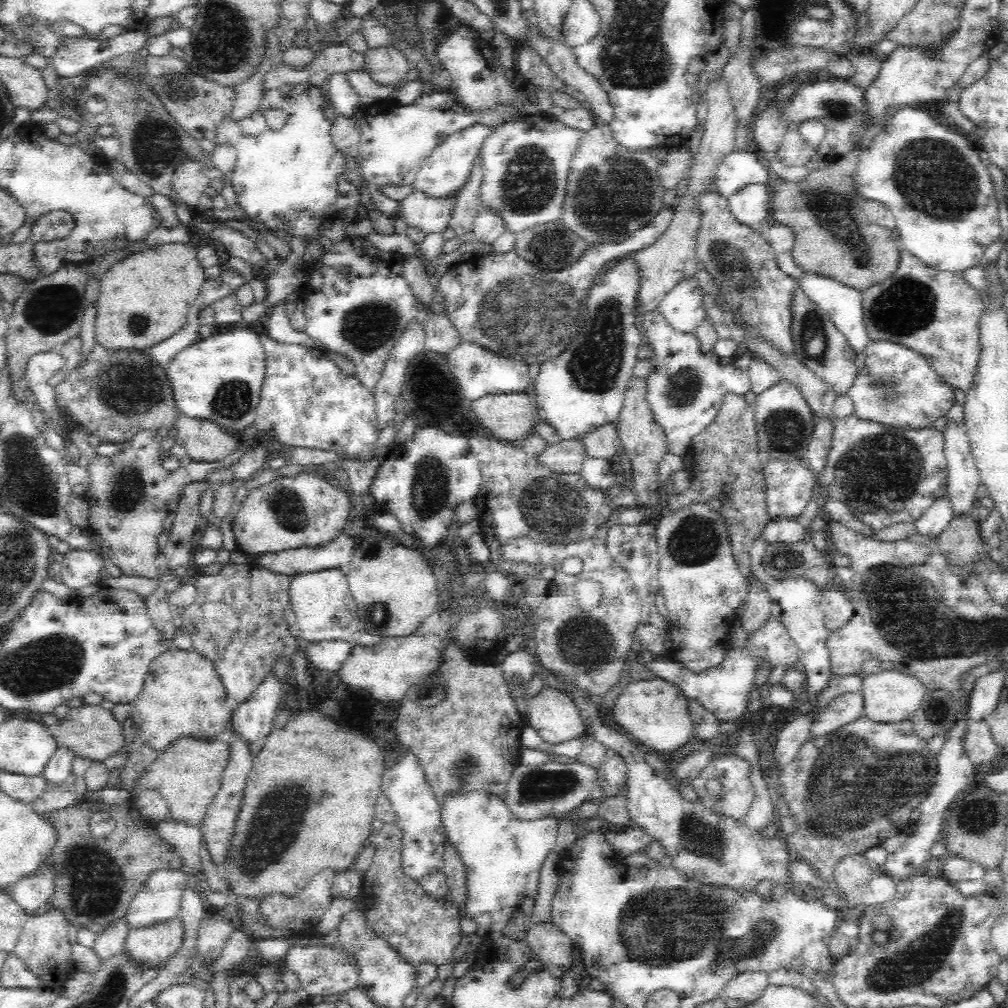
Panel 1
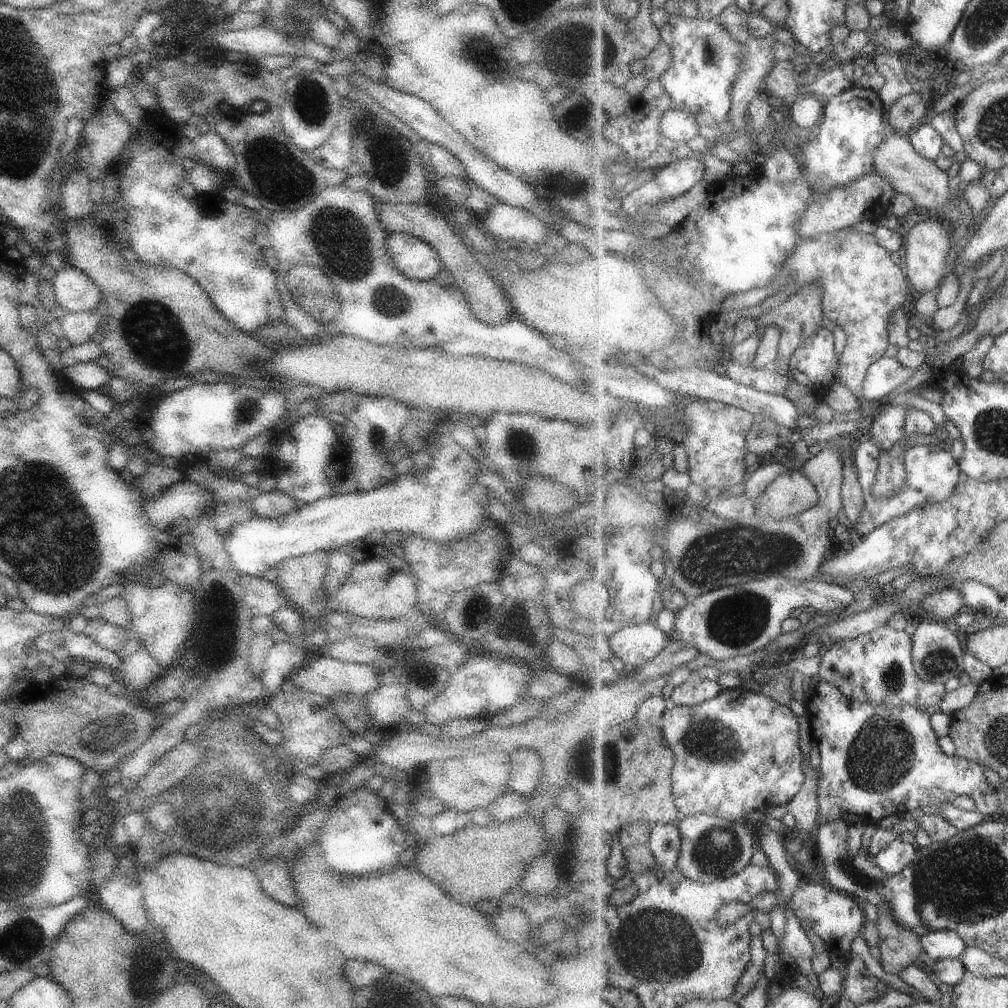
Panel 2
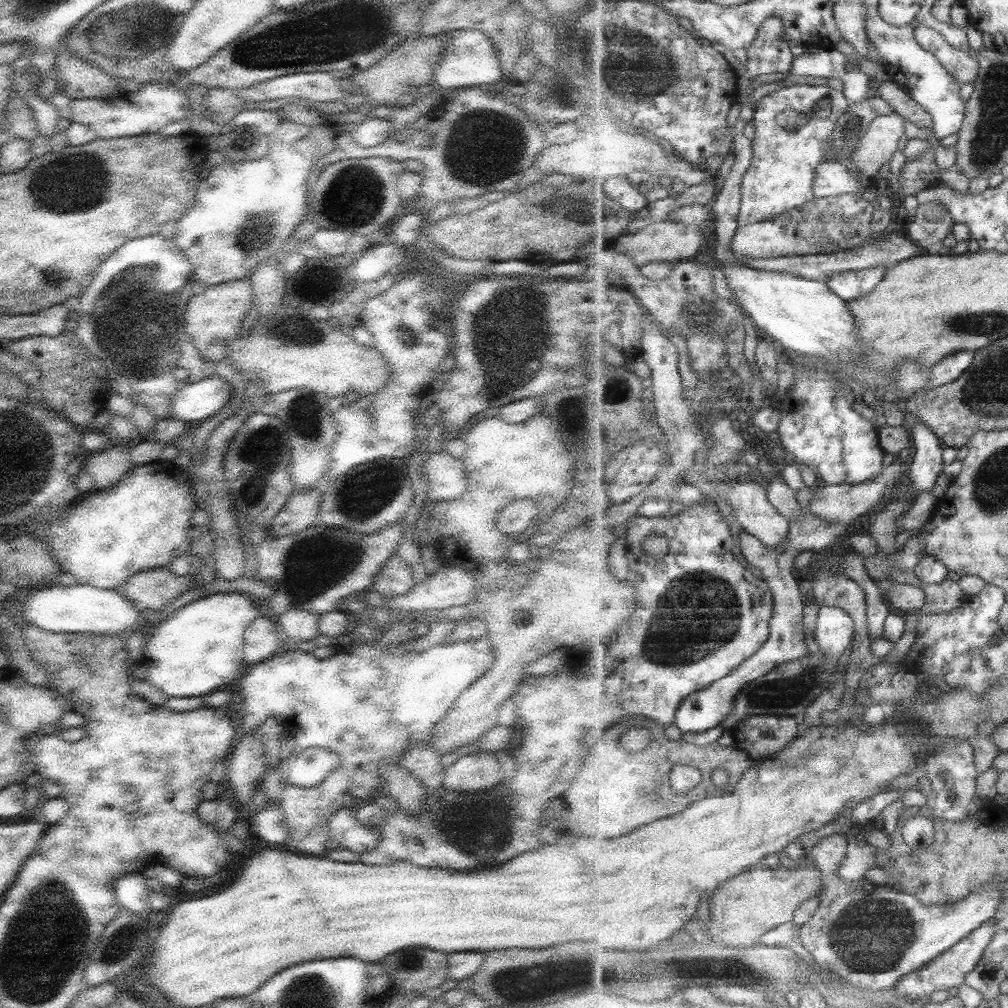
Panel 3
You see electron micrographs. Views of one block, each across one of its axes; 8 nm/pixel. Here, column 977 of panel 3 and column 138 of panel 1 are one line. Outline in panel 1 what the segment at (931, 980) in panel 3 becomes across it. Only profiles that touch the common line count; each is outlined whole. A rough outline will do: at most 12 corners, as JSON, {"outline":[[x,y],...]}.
{"outline":[[179,919],[128,931],[123,954],[159,971],[181,947]]}

